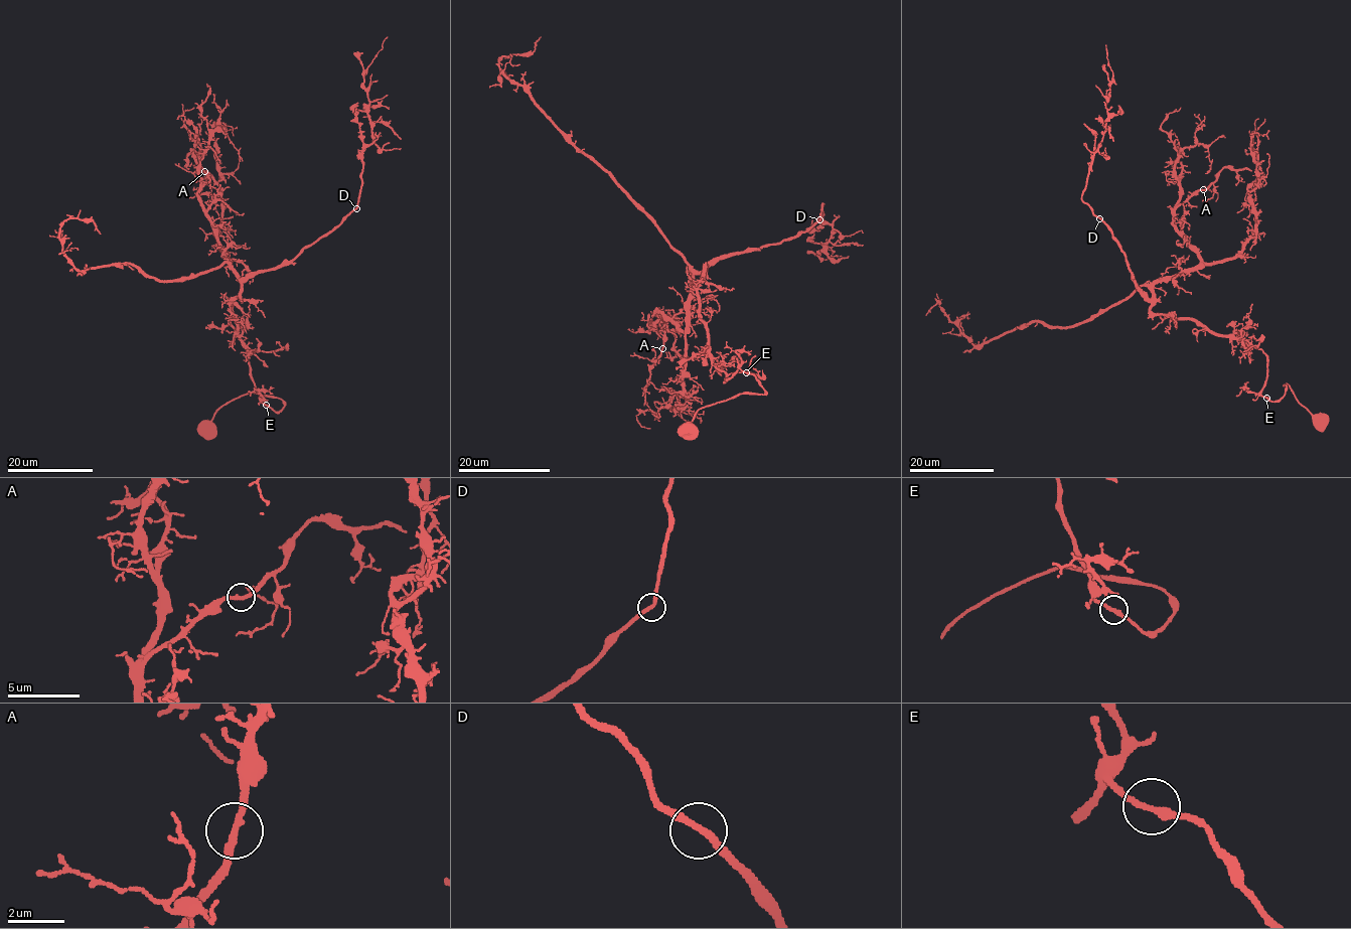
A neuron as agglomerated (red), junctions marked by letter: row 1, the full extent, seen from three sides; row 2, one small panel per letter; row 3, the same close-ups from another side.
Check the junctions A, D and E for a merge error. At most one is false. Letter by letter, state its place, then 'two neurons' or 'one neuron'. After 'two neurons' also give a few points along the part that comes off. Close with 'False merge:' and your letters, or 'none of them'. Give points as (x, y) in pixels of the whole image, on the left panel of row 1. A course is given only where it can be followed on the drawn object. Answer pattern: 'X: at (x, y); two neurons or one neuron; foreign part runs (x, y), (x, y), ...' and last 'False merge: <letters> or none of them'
A: at (204, 171); one neuron
D: at (356, 208); one neuron
E: at (266, 405); one neuron
False merge: none of them

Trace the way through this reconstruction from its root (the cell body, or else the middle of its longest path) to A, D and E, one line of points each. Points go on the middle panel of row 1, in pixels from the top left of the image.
A: (688, 428), (703, 408), (765, 392), (711, 360), (706, 266), (684, 331), (654, 313), (662, 348)
D: (688, 428), (703, 408), (765, 392), (739, 367), (724, 381), (711, 360), (697, 292), (704, 268), (819, 219)
E: (688, 428), (691, 430), (691, 421), (703, 408), (742, 393), (764, 394), (759, 381), (746, 371)

